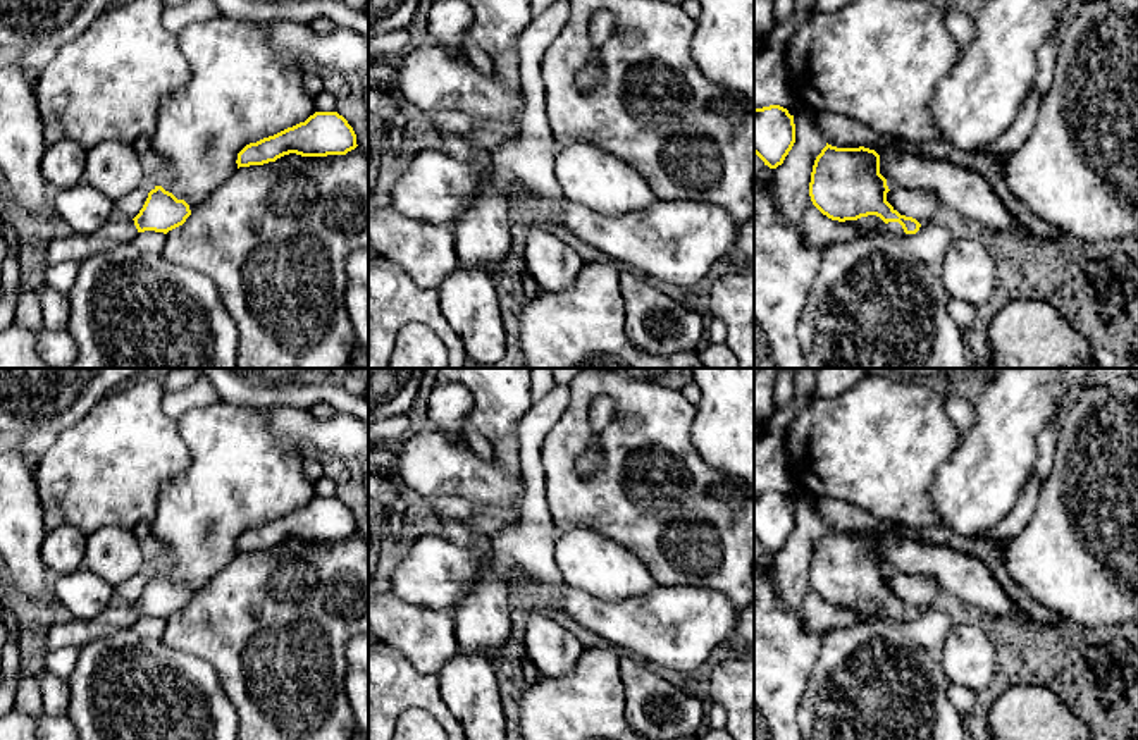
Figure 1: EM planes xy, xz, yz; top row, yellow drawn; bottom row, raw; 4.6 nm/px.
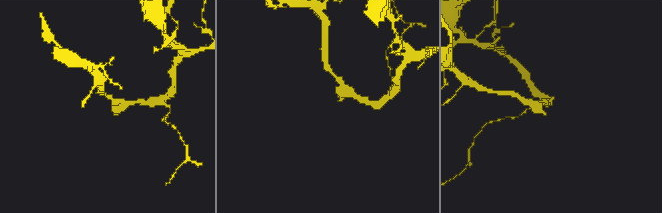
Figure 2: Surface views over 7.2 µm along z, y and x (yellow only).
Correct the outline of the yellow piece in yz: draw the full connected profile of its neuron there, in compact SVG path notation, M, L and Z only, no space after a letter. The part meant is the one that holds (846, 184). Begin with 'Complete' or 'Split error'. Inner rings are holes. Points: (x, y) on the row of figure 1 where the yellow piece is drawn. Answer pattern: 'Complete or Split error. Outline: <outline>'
Split error. Outline: M826 143L814 160L809 196L823 215L838 222L876 215L894 234L916 234L921 224L900 215L887 201L888 191L875 150L837 148Z

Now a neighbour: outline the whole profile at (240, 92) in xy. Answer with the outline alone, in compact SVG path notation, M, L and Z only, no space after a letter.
M219 15L184 26L177 41L191 77L182 88L164 96L157 112L157 129L150 139L150 153L155 186L184 200L193 213L234 174L238 153L246 145L305 122L317 110L315 95L305 88L303 81L308 69L281 62L270 46L265 26Z

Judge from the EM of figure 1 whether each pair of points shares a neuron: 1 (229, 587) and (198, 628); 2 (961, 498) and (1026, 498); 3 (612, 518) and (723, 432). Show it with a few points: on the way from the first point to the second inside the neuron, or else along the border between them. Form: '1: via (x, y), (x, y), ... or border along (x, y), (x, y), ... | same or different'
1: via (228, 598), (207, 618) | same
2: border along (1033, 472), (1025, 480), (1014, 506), (990, 527) | different
3: border along (698, 410), (691, 441), (708, 463), (729, 477) | different

